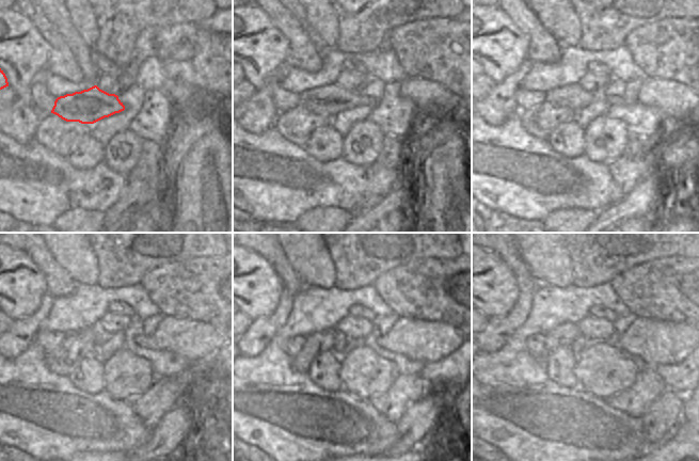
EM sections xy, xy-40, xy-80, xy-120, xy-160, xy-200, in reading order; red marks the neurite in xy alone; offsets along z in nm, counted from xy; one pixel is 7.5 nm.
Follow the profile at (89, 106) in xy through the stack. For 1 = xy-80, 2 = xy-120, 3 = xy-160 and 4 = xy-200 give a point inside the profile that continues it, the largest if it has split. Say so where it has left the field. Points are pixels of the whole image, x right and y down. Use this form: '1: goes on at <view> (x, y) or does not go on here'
1: goes on at xy-80 (573, 96)
2: goes on at xy-120 (193, 339)
3: goes on at xy-160 (427, 340)
4: goes on at xy-200 (660, 342)

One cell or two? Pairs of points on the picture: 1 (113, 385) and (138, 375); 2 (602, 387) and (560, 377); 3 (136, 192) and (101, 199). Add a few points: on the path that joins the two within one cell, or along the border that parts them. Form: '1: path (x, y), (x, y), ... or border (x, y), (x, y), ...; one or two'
1: path (120, 384), (128, 376), (131, 376); one
2: border (577, 355), (573, 374), (578, 384); two
3: border (127, 175), (124, 192), (104, 211); two

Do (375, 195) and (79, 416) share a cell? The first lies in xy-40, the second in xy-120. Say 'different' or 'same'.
different

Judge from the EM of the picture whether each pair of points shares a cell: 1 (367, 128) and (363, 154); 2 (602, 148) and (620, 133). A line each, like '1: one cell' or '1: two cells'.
1: one cell
2: one cell

